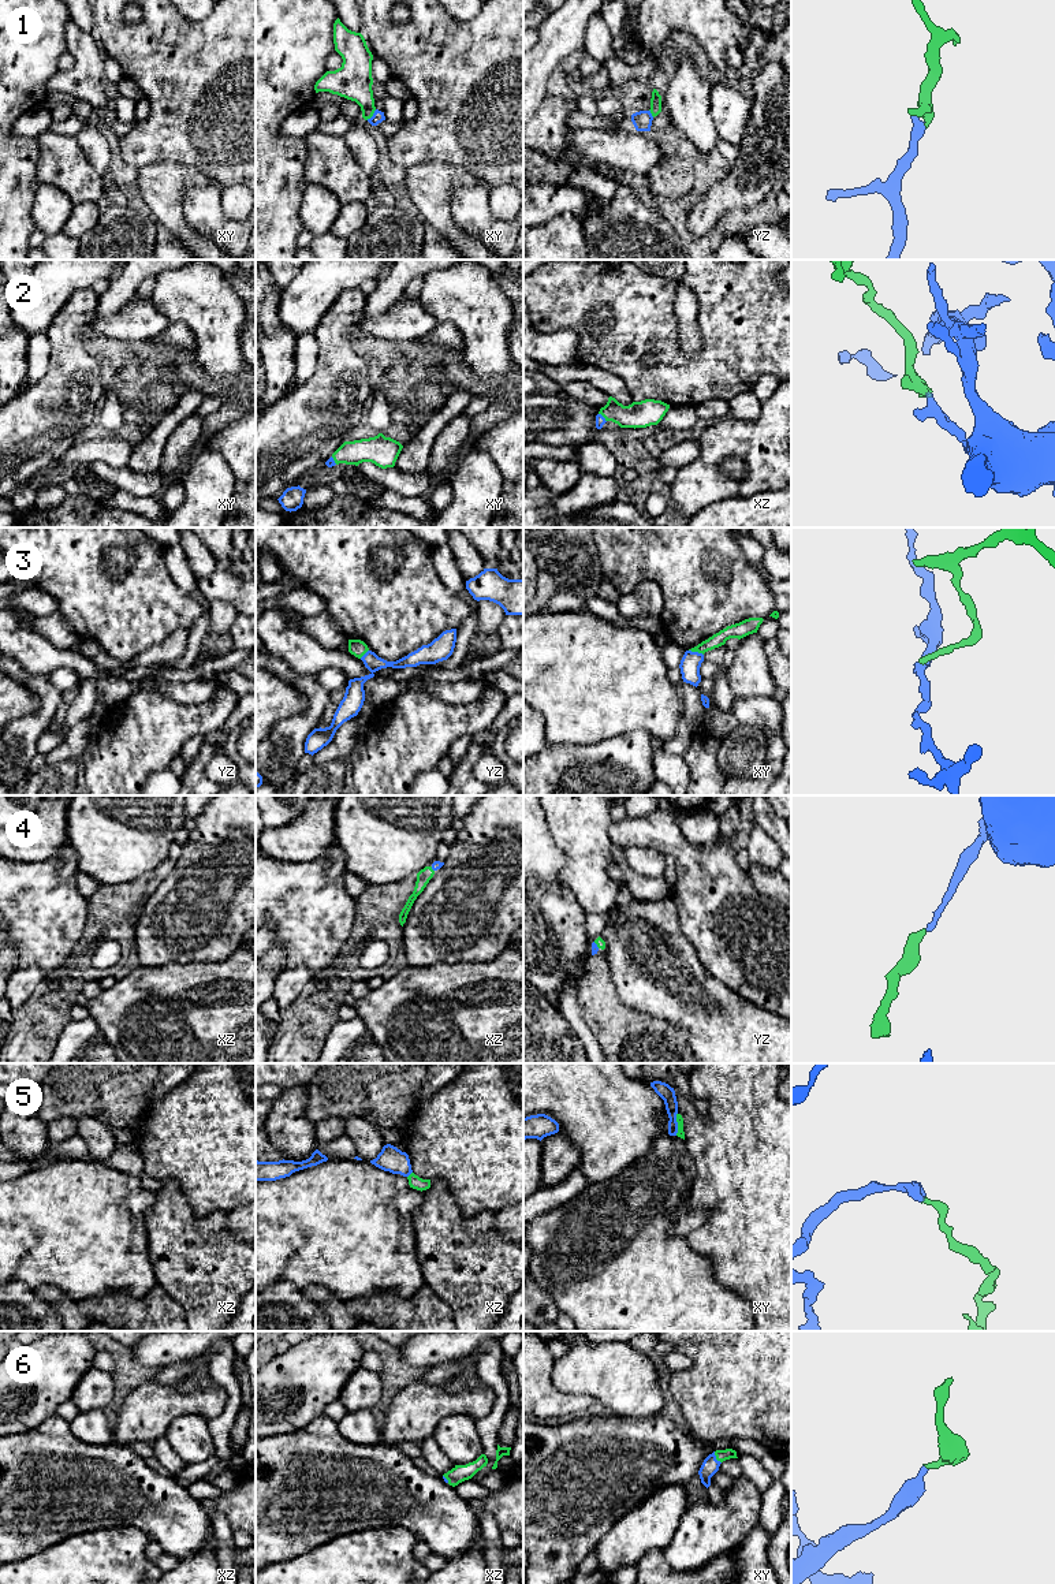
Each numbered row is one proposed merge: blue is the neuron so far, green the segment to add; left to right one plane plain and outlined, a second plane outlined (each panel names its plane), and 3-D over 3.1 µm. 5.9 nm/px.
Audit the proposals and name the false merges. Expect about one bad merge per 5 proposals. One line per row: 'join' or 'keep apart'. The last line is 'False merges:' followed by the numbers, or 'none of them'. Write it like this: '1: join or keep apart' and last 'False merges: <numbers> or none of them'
1: join
2: join
3: keep apart
4: join
5: join
6: join
False merges: 3

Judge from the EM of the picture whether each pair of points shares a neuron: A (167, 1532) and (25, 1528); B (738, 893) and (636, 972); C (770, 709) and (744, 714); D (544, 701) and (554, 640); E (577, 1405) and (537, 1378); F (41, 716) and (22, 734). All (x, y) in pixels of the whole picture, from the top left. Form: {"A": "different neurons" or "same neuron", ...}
{"A": "same neuron", "B": "different neurons", "C": "same neuron", "D": "same neuron", "E": "same neuron", "F": "same neuron"}

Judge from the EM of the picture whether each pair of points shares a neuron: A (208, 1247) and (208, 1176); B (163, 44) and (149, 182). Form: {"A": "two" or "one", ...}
{"A": "two", "B": "two"}

